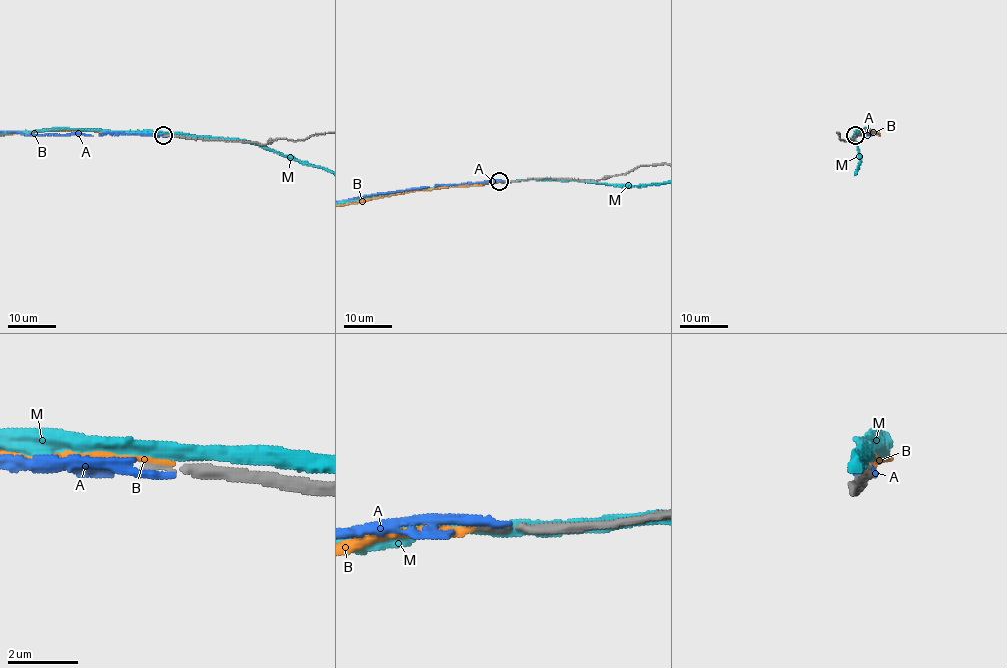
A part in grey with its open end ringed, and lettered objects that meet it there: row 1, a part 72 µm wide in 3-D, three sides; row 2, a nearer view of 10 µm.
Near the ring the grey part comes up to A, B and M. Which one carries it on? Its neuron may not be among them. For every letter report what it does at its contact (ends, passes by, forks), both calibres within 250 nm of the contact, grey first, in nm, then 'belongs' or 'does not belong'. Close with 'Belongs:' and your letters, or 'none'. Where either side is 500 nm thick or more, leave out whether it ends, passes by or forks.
A: it ends | 200/260 nm | does not belong
B: it ends | 190/160 nm | does not belong
M: it passes by | 200/360 nm | does not belong
Belongs: none

